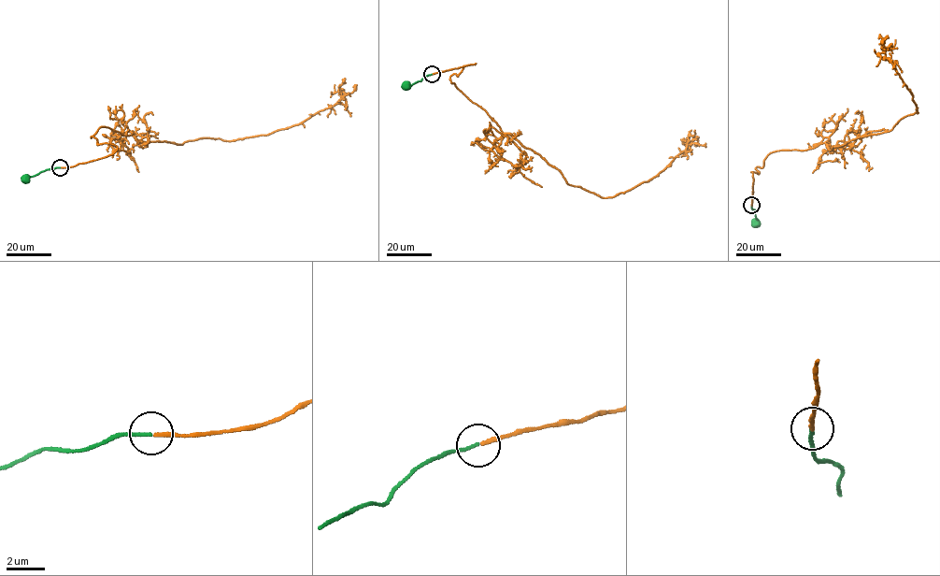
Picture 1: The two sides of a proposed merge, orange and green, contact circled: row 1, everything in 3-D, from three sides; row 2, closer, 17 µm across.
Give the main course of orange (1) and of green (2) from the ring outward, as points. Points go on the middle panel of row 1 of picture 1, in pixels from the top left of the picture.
1: (432, 74), (476, 63), (449, 77), (451, 82), (568, 184), (602, 197), (655, 177), (691, 142), (681, 157)
2: (432, 74), (405, 85)

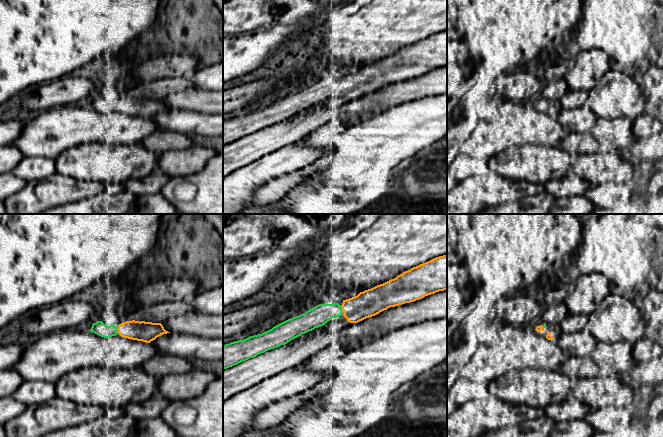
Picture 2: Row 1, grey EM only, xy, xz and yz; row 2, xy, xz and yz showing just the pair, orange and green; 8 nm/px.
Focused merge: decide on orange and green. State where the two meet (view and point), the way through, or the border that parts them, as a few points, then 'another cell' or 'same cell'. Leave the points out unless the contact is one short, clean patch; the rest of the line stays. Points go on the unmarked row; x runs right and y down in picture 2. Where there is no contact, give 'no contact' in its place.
contact xy (118, 106); way xy (143, 107), (118, 106), (102, 106), (99, 104); same cell

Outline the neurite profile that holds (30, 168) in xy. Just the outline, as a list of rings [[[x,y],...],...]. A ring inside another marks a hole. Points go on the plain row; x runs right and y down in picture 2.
[[[25,156],[14,168],[13,173],[28,182],[41,180],[56,173],[55,159]]]

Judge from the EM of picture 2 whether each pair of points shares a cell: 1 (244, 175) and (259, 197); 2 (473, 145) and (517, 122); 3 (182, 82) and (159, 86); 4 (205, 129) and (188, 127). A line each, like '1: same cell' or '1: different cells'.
1: different cells
2: same cell
3: same cell
4: same cell

